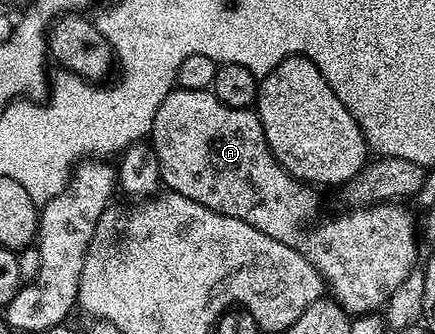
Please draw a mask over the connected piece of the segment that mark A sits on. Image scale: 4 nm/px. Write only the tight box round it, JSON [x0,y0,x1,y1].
[148,88,418,316]

